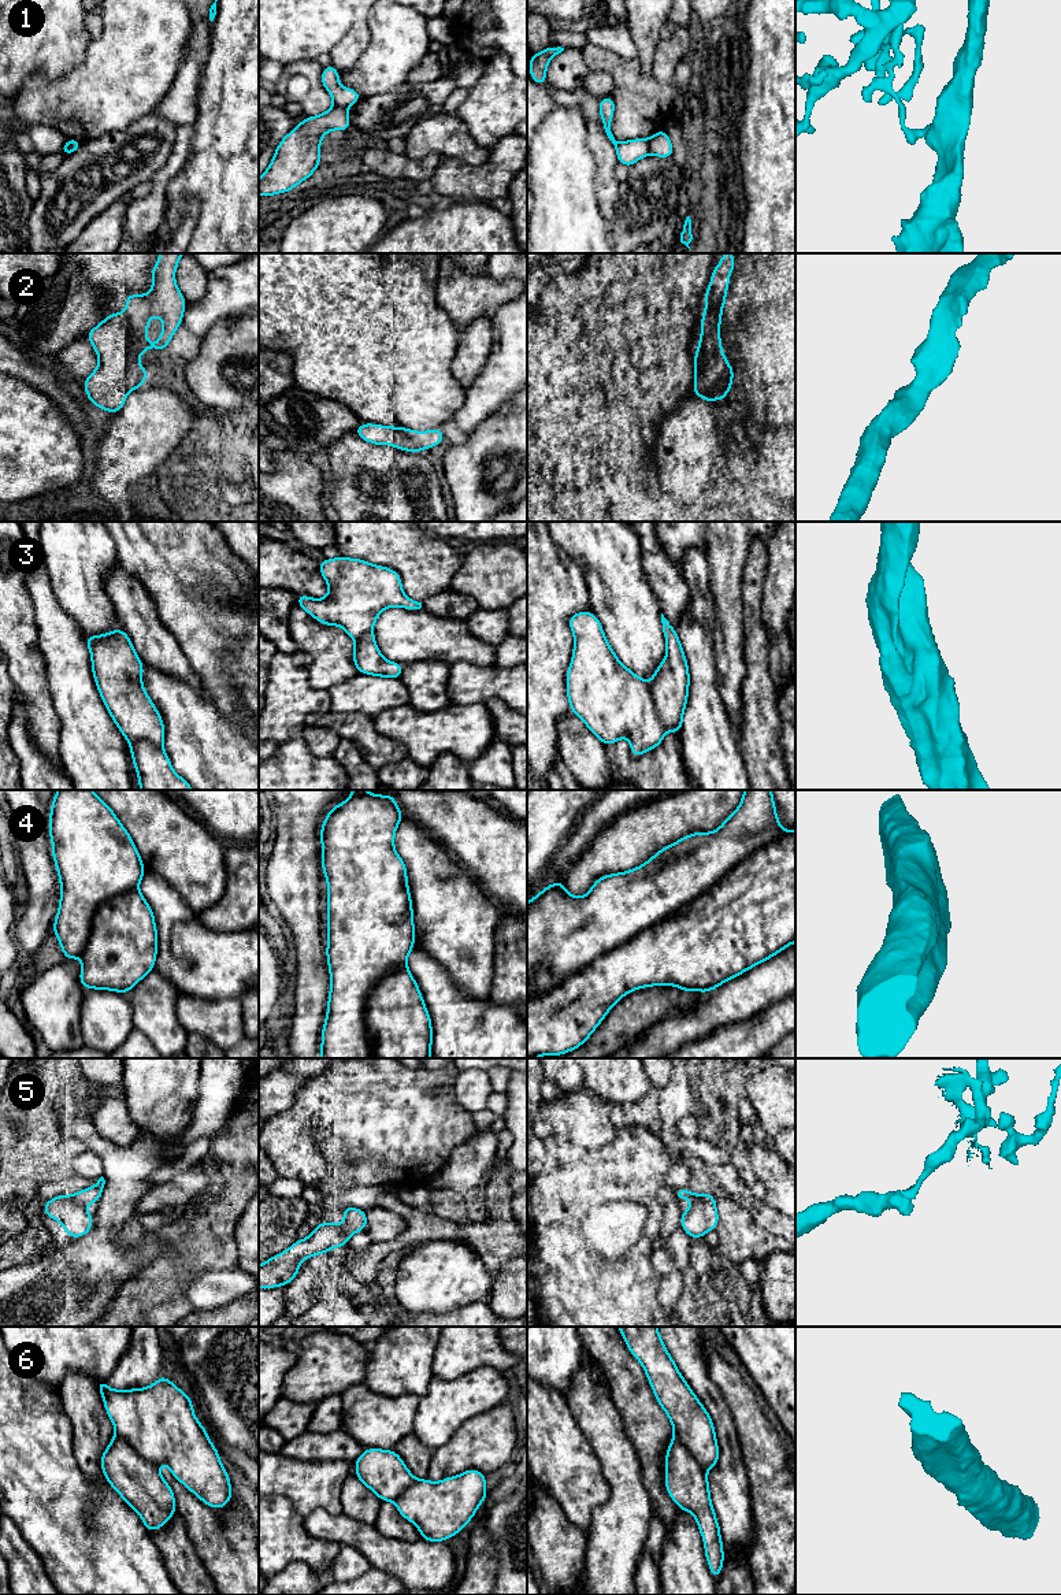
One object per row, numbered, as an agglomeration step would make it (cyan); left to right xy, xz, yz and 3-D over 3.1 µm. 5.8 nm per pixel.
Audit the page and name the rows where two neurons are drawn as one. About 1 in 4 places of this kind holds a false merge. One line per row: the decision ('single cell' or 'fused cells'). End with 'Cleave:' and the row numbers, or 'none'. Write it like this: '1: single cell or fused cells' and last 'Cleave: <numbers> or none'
1: fused cells
2: single cell
3: single cell
4: fused cells
5: fused cells
6: single cell
Cleave: 1, 4, 5

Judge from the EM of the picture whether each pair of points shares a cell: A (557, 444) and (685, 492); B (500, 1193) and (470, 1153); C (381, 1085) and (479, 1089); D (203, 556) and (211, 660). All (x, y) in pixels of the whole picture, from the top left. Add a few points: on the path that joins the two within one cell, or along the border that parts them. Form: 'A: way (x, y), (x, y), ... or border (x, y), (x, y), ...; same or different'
A: border (657, 449), (653, 457), (657, 486), (678, 507); different
B: border (499, 1137), (494, 1165), (492, 1168); different
C: border (452, 1093), (455, 1100), (471, 1113); different
D: way (199, 582), (197, 598), (211, 612), (211, 634); same

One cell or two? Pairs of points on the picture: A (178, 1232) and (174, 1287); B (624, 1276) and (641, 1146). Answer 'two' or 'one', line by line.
A: one
B: one

